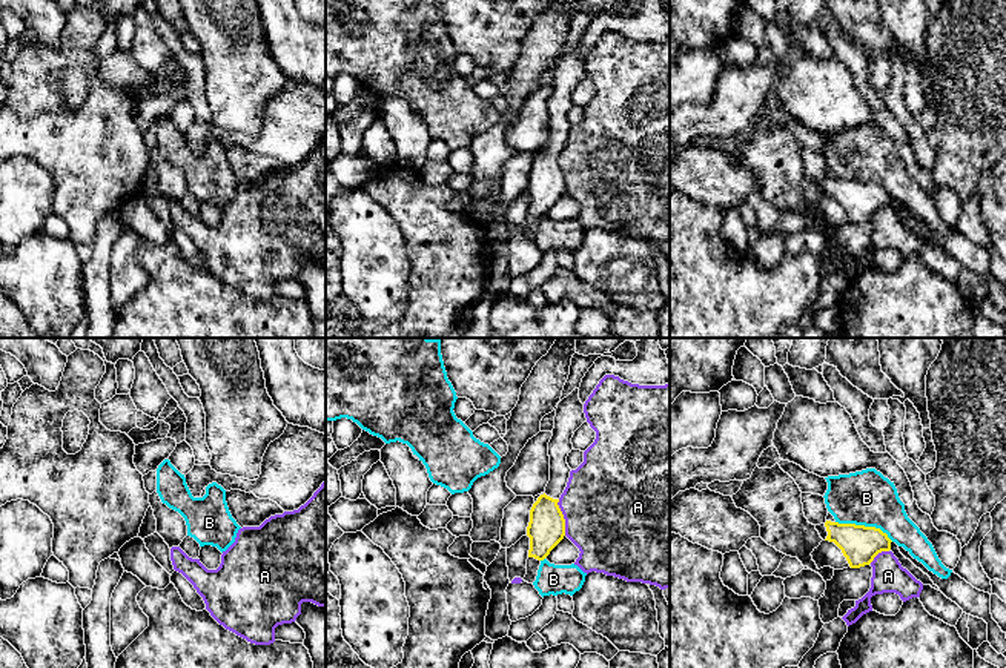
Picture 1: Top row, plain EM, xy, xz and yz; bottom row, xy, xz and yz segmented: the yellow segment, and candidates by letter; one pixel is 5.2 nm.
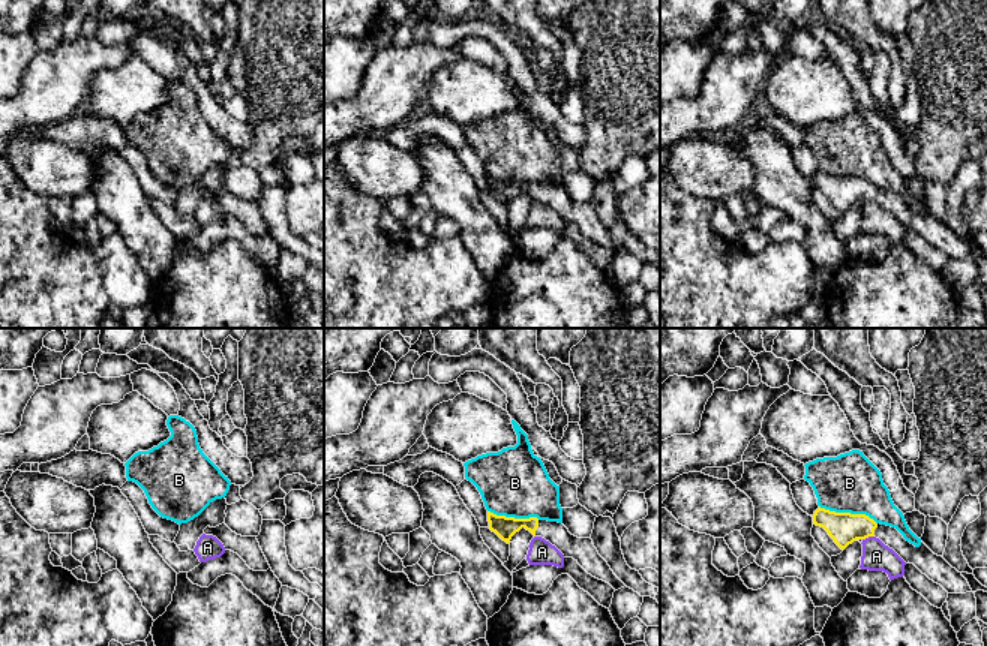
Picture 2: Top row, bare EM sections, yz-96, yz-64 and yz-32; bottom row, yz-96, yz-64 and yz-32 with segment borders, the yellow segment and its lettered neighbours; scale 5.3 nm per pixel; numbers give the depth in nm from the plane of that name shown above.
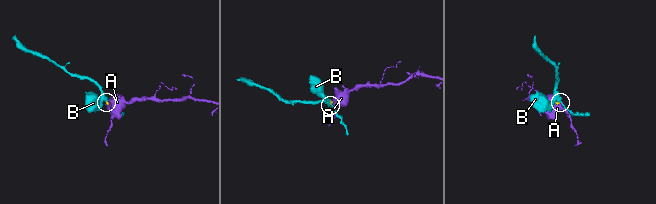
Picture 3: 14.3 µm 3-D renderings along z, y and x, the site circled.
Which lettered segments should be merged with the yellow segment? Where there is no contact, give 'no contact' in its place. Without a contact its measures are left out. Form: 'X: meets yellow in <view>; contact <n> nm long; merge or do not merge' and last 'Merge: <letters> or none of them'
A: meets yellow in xz; contact 200 nm long; do not merge
B: meets yellow in yz; contact 320 nm long; do not merge
Merge: none of them

